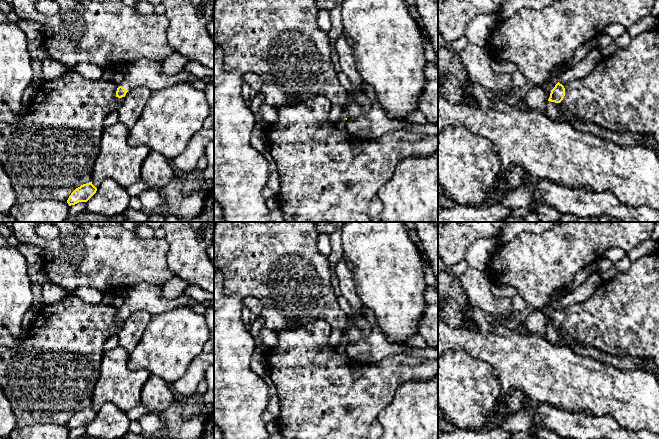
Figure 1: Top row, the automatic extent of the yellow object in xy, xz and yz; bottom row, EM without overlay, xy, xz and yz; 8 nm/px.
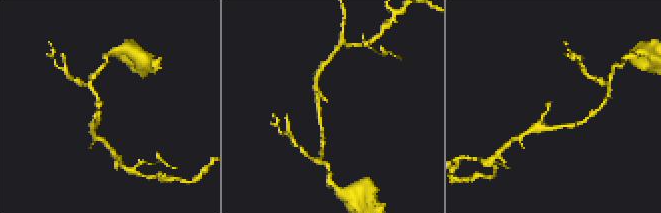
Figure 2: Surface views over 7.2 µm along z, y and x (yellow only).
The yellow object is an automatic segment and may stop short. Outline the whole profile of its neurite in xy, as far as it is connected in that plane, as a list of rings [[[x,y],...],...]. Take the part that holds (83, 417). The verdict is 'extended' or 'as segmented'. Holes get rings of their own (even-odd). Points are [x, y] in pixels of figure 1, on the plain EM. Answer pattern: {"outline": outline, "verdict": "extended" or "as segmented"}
{"outline": [[[92,406],[83,408],[71,417],[67,427],[71,430],[79,426],[87,426],[96,417],[96,415],[97,412],[92,408]]], "verdict": "as segmented"}

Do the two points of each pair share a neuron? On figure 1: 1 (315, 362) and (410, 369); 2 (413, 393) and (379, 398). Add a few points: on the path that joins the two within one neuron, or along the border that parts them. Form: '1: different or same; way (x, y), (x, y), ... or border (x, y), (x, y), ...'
1: same; way (339, 373), (386, 373)
2: different; border (410, 380), (397, 389), (393, 399), (378, 414)

